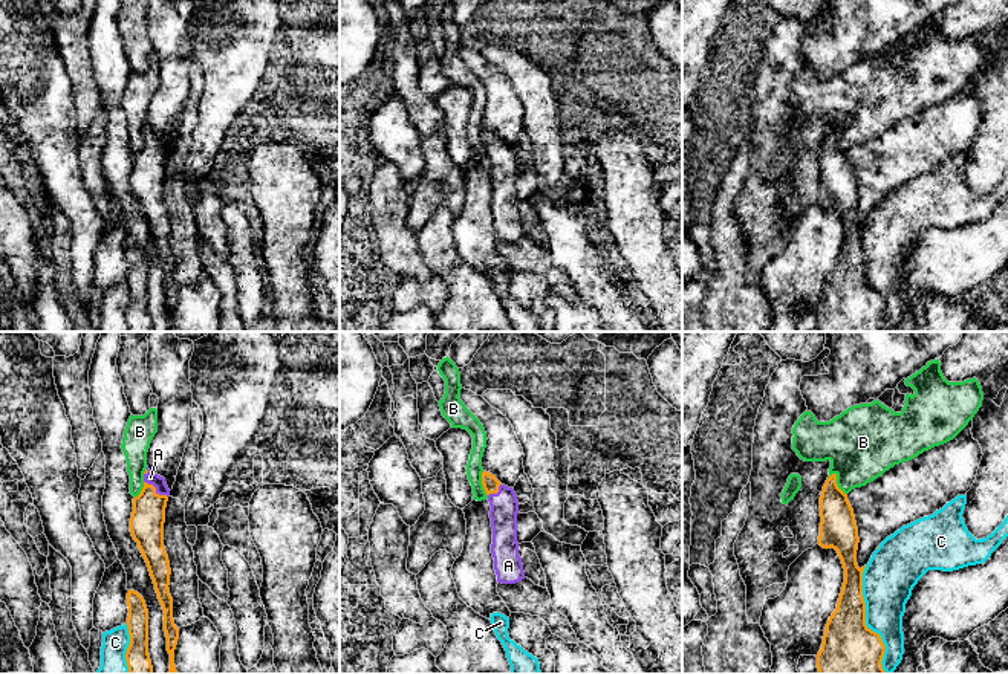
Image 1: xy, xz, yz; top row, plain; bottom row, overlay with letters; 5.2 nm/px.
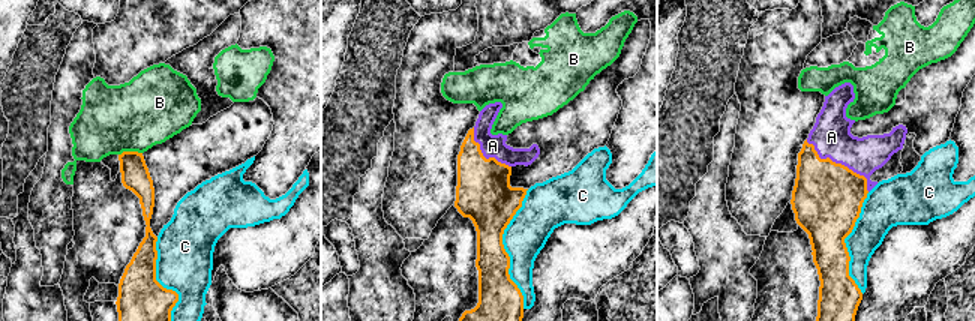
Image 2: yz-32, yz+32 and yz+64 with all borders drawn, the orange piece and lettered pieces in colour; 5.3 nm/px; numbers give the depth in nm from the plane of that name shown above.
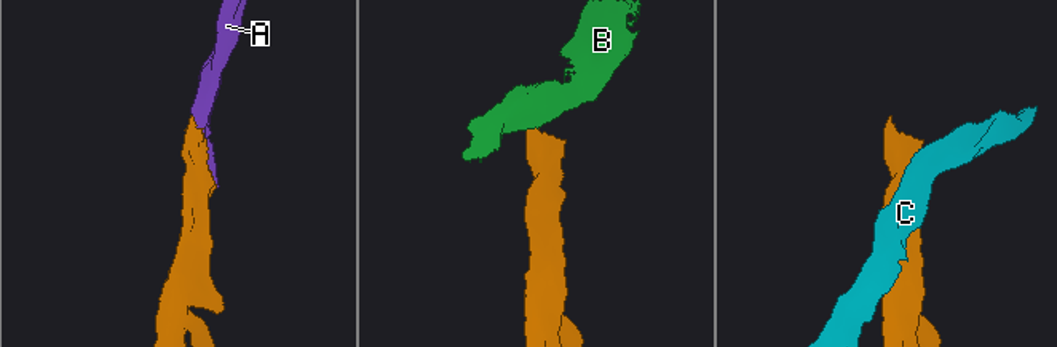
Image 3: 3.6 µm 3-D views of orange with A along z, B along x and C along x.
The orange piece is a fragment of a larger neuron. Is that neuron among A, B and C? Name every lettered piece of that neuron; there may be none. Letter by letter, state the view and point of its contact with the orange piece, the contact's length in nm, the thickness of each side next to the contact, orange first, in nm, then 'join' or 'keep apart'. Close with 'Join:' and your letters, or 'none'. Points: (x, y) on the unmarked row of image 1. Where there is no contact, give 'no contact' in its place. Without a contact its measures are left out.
A: meets orange in xy at (155, 147); contact 160 nm long; 180 nm thick on the orange side, 70 nm on the other; join
B: meets orange in yz at (835, 139); contact 140 nm long; 190 nm thick on the orange side, 380 nm on the other; keep apart
C: meets orange in yz at (864, 278); contact 600 nm long; 340 nm thick on the orange side, 280 nm on the other; keep apart
Join: A

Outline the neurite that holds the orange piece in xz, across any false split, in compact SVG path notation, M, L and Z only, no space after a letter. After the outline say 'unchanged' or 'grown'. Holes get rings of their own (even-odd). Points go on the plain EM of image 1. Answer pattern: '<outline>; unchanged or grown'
M483 128L482 142L491 164L493 185L491 211L497 240L515 241L525 237L517 200L519 159L512 145L502 142L496 133Z; grown

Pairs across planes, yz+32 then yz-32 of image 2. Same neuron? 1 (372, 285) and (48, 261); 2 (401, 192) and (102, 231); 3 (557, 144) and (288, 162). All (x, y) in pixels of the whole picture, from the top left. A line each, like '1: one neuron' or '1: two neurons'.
1: two neurons
2: two neurons
3: two neurons

